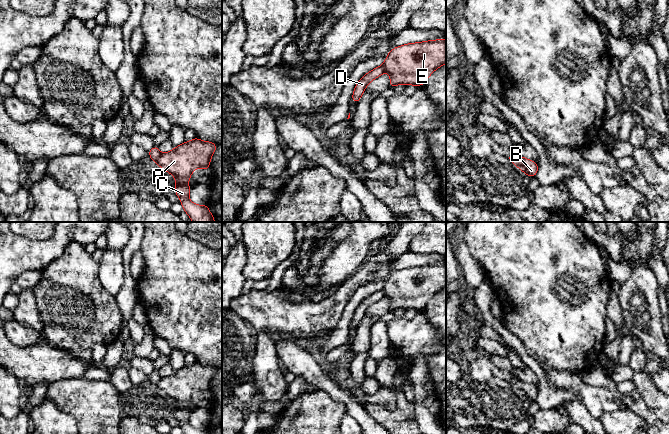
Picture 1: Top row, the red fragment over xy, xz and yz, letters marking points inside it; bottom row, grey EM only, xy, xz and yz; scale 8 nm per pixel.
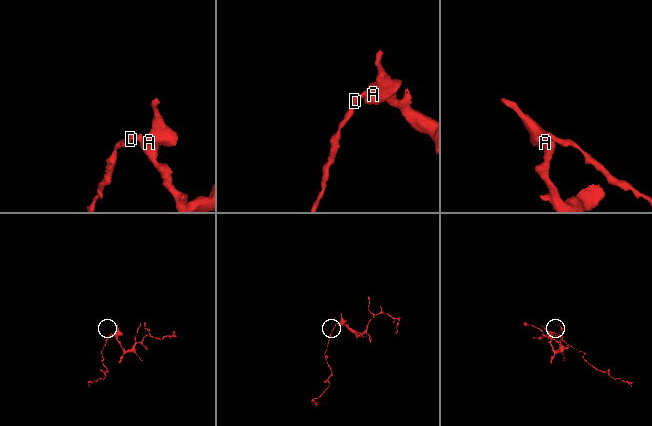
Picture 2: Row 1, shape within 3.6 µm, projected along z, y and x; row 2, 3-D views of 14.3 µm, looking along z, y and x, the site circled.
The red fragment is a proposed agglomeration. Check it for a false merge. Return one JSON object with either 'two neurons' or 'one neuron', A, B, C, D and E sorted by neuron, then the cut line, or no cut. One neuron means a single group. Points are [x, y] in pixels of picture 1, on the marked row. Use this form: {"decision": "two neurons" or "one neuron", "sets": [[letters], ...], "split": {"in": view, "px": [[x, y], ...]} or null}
{"decision": "two neurons", "sets": [["A", "B", "C", "E"], ["D"]], "split": {"in": "xy", "px": [[160, 153], [155, 161]]}}

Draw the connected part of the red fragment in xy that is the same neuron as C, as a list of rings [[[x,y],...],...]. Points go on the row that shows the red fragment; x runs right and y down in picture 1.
[[[195,137],[191,141],[174,147],[170,152],[160,154],[156,165],[175,178],[174,193],[180,198],[183,210],[193,222],[215,222],[207,205],[197,205],[189,200],[191,174],[197,168],[208,171],[216,143],[202,141]]]

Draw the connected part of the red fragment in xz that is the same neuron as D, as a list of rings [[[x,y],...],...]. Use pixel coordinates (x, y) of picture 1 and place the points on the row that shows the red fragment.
[[[378,66],[375,69],[369,71],[366,73],[356,84],[354,88],[353,95],[351,97],[351,100],[358,104],[360,101],[360,98],[362,94],[365,92],[366,86],[373,81],[374,79],[378,78],[384,73],[383,66]]]

